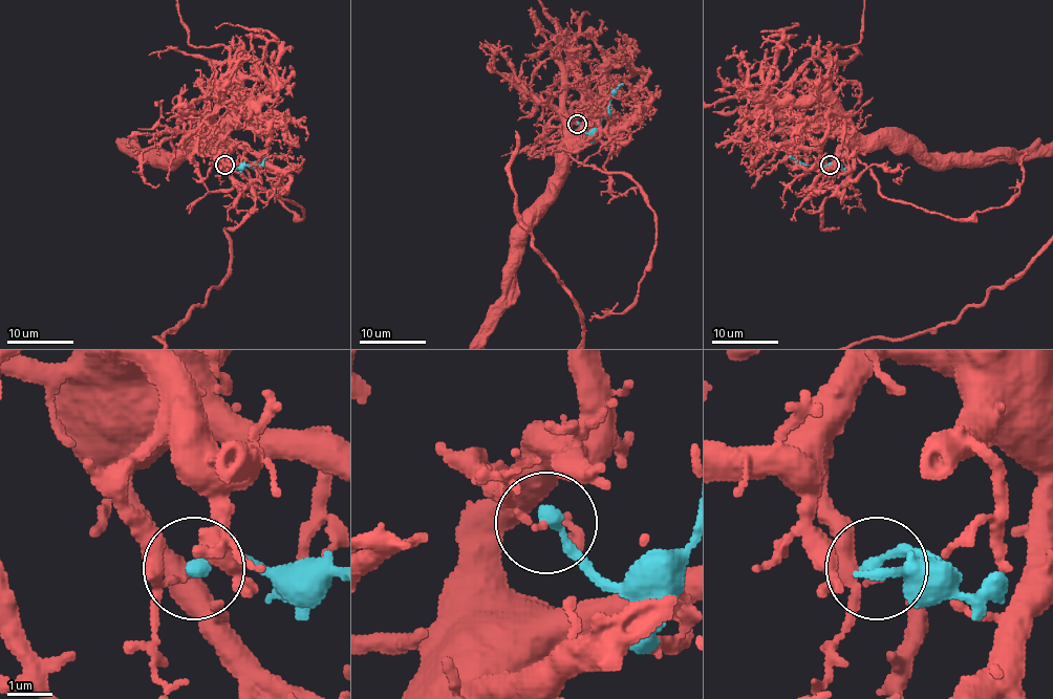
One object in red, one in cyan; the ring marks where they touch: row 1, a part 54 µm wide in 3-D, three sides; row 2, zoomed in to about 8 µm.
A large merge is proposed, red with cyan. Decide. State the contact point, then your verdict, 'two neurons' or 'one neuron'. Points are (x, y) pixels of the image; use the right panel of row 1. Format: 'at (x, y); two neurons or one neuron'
at (830, 165); two neurons

